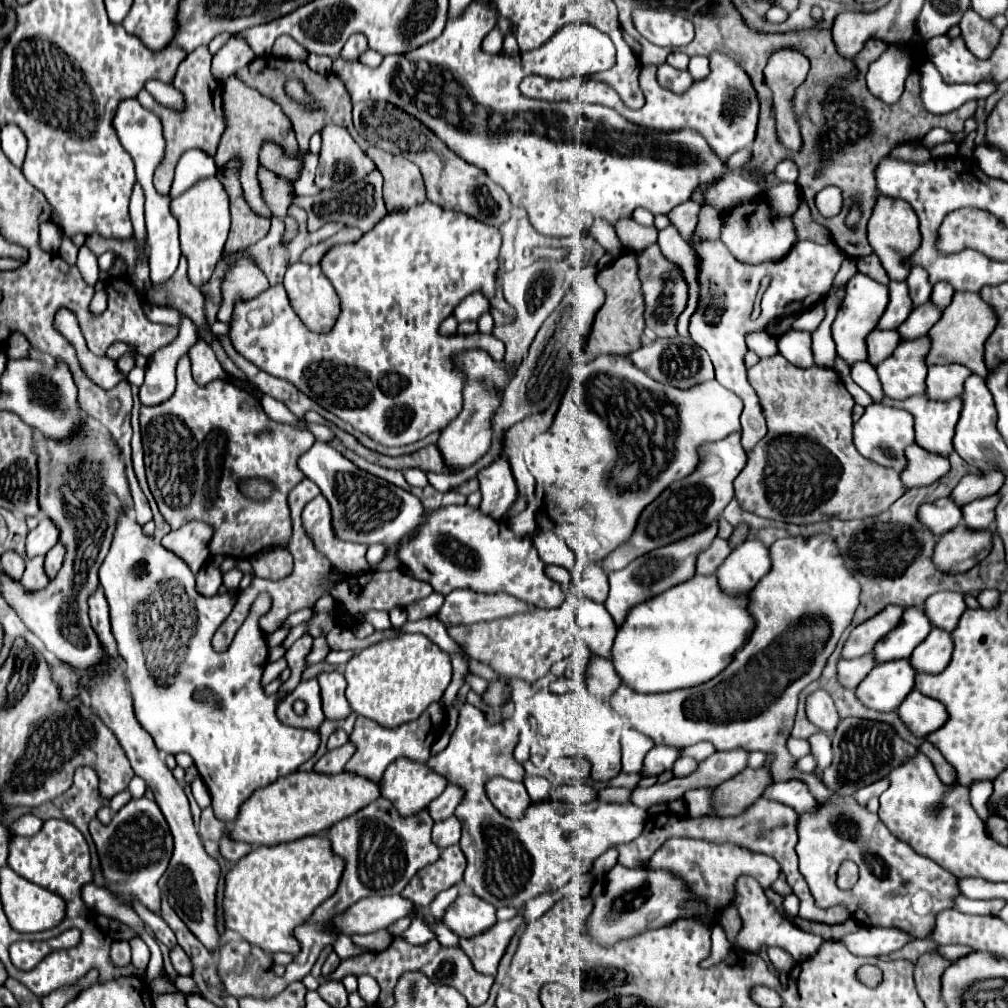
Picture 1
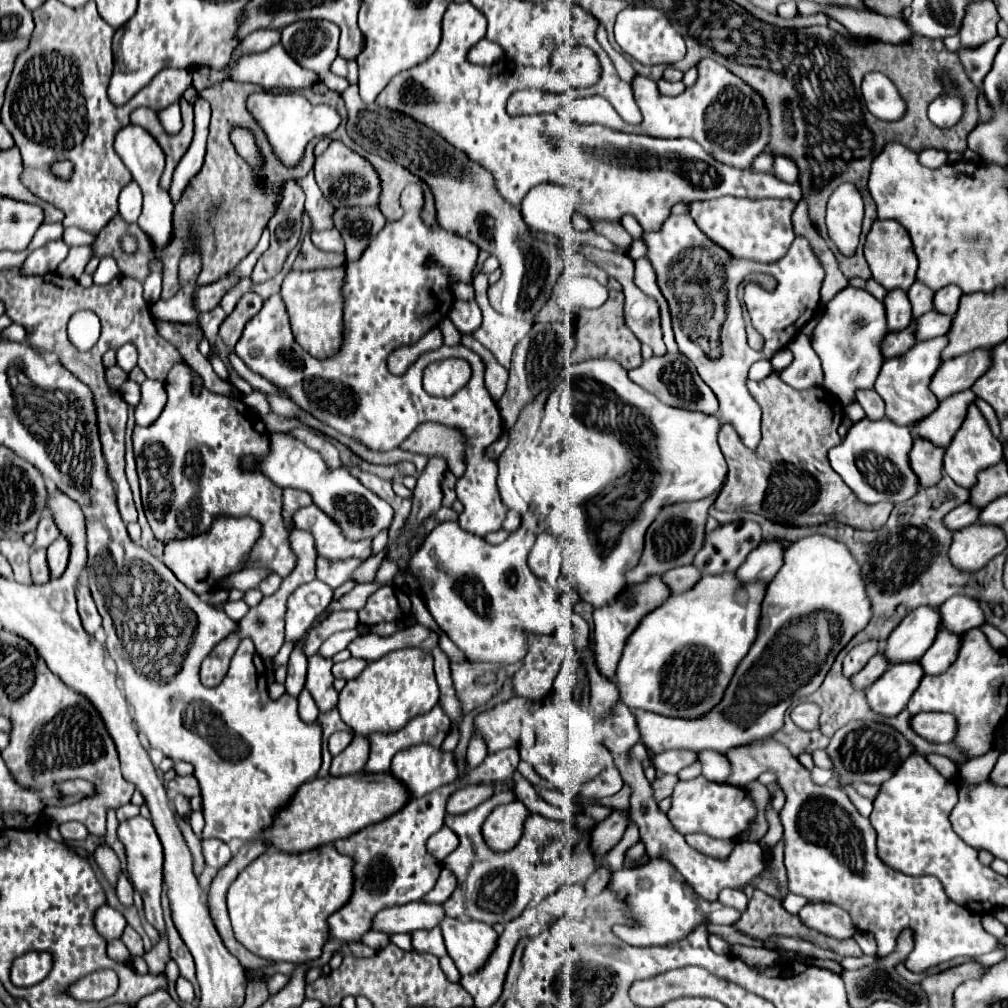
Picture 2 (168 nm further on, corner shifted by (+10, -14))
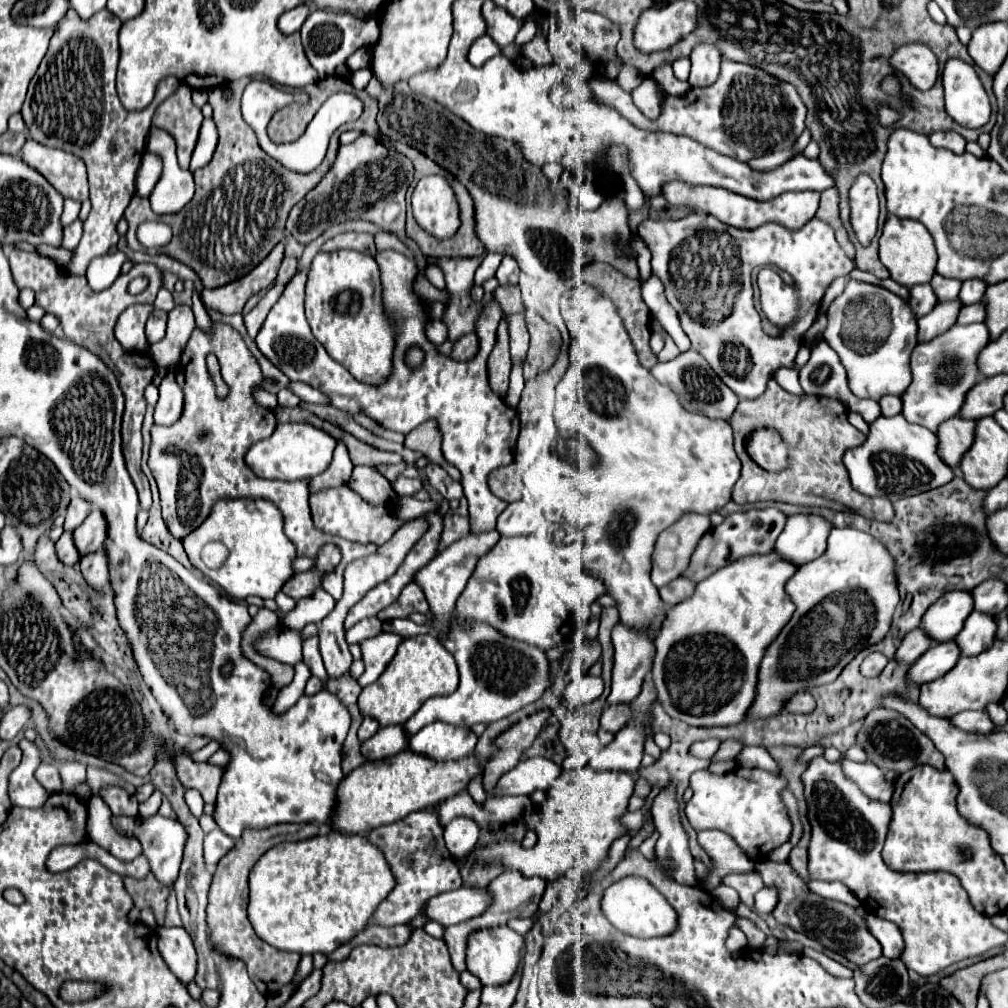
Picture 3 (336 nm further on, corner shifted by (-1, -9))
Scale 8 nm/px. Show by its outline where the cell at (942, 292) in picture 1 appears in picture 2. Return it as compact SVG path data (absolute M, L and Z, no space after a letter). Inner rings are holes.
M953 284L937 290L935 292L935 310L941 312L941 314L953 316L957 312L957 308L959 308L959 298L961 296L963 296L961 288L957 288Z

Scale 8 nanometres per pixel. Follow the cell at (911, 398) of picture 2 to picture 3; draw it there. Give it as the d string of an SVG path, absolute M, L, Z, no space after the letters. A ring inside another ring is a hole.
M984 323L972 325L954 325L946 333L934 337L928 343L918 343L910 357L910 371L912 383L902 395L902 415L908 423L916 423L936 431L938 425L950 417L954 417L962 403L968 389L980 381L980 373L976 369L976 357L980 349L988 343L988 329Z

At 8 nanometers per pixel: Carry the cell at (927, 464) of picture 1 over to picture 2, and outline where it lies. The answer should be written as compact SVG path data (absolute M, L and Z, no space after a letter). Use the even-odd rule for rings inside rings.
M925 438L915 440L913 450L909 454L909 460L911 460L911 468L919 476L921 486L937 484L937 480L941 480L941 476L943 476L943 456L945 456L945 448L935 446L933 442L929 442Z

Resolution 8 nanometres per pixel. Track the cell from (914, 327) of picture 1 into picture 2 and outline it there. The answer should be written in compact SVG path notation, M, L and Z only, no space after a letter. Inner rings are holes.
M927 312L925 316L917 318L917 338L919 340L929 340L929 338L937 338L937 336L945 336L951 328L951 316L939 314L939 312Z

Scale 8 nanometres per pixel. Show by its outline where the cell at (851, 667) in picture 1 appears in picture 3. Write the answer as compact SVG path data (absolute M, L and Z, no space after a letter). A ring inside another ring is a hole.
M918 627L918 629L904 635L904 639L900 641L900 645L898 645L896 653L894 653L894 661L904 663L904 665L912 665L928 647L930 647L930 639Z

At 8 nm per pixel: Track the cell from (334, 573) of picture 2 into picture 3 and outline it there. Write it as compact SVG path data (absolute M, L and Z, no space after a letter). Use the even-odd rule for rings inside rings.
M214 323L212 333L202 333L200 329L194 329L176 370L176 381L184 391L184 413L170 427L152 425L152 443L148 457L148 467L160 489L162 515L168 525L168 531L176 539L184 539L188 533L192 533L192 529L200 527L208 519L214 503L220 499L256 497L272 501L282 511L284 533L296 545L300 557L310 557L316 561L316 555L324 543L336 543L340 547L342 561L334 571L328 571L328 575L324 575L322 583L322 587L338 601L342 597L344 567L358 557L370 555L378 547L352 543L318 531L312 525L310 517L308 481L286 483L260 479L244 463L244 455L250 449L250 445L268 439L274 433L276 417L270 409L260 407L252 397L252 387L260 383L262 373L240 333L224 323ZM208 353L216 355L221 367L221 376L230 387L226 399L216 397L216 387L206 367Z

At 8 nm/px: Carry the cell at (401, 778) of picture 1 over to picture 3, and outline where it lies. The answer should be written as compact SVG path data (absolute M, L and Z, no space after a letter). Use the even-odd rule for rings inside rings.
M432 723L432 727L424 727L416 735L412 735L408 749L416 755L440 763L440 761L458 761L472 755L474 745L476 735L470 729L446 723Z

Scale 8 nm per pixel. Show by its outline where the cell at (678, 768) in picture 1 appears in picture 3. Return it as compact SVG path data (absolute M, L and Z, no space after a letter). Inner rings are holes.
M724 741L720 743L718 751L716 751L716 757L712 757L712 763L718 763L718 761L724 761L724 759L734 759L736 753L742 749L742 743L738 741Z

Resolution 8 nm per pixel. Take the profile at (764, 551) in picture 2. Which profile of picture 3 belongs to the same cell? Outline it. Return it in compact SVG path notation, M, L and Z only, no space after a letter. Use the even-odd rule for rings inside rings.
M794 515L774 543L774 551L784 559L802 565L820 557L832 525L818 515Z

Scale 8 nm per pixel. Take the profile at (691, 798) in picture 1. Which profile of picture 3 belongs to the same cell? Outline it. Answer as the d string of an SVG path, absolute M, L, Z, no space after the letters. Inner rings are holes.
M738 767L736 771L730 771L726 775L712 775L708 769L702 769L702 771L692 773L692 777L690 777L690 789L694 791L694 795L686 803L684 813L686 813L690 825L696 831L702 831L702 829L720 829L720 831L728 833L744 849L744 853L752 861L760 861L774 847L786 843L788 837L790 837L790 831L792 831L792 823L788 819L786 807L780 801L780 791L784 787L786 787L786 779L782 775L772 775L772 773L760 771L760 769L742 769L742 767Z

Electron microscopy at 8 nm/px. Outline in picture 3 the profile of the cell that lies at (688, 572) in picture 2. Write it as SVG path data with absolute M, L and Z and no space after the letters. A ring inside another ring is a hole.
M680 575L680 579L674 579L672 583L668 583L660 589L660 597L666 603L666 607L672 607L672 605L684 601L686 597L690 597L694 593L694 589L696 589L696 583L692 583L692 579L684 579Z

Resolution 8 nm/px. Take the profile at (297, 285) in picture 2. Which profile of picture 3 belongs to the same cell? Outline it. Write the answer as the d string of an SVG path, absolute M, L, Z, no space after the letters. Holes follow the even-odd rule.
M358 251L318 253L306 281L306 319L314 337L332 359L344 365L358 381L384 383L392 369L392 327L380 299L380 271L374 257Z

